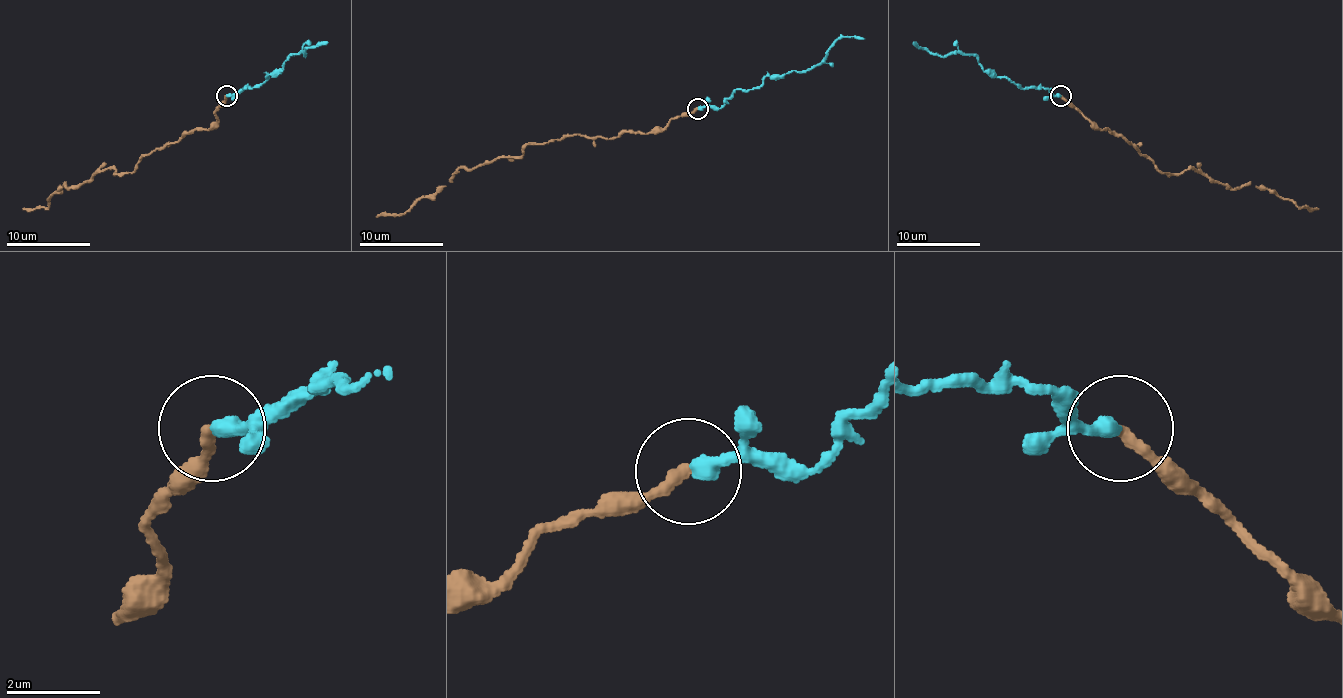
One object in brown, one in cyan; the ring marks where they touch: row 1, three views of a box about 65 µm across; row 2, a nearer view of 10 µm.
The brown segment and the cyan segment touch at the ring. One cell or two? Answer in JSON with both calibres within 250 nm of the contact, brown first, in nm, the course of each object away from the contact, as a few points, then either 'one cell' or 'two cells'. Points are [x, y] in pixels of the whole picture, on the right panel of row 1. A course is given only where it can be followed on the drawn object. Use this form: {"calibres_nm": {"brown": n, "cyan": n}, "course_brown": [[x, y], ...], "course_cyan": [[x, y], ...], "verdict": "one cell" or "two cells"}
{"calibres_nm": {"brown": 240, "cyan": 340}, "course_brown": [[1060, 95], [1099, 129], [1115, 131], [1160, 172], [1200, 170], [1232, 187], [1255, 185], [1301, 206], [1319, 209]], "course_cyan": [[1060, 95], [1017, 88], [995, 73], [988, 73], [975, 56], [952, 52], [939, 56], [917, 48], [913, 41]], "verdict": "two cells"}

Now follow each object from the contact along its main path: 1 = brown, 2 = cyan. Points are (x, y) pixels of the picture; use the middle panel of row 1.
1: (698, 109), (650, 132), (569, 134), (527, 145), (521, 156), (460, 168), (401, 215), (375, 217)
2: (698, 109), (718, 107), (733, 92), (752, 90), (768, 75), (812, 69), (842, 37), (865, 39)

